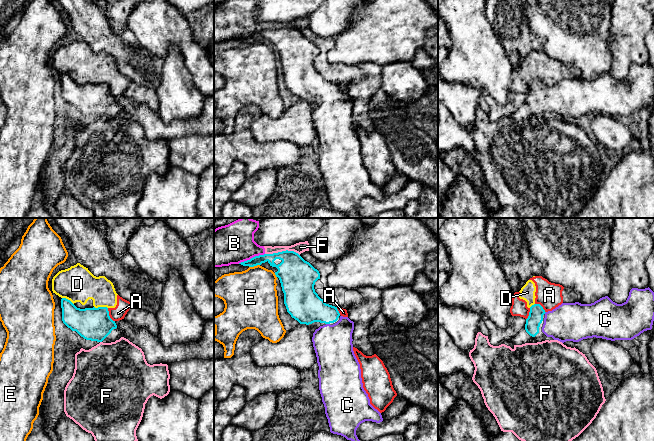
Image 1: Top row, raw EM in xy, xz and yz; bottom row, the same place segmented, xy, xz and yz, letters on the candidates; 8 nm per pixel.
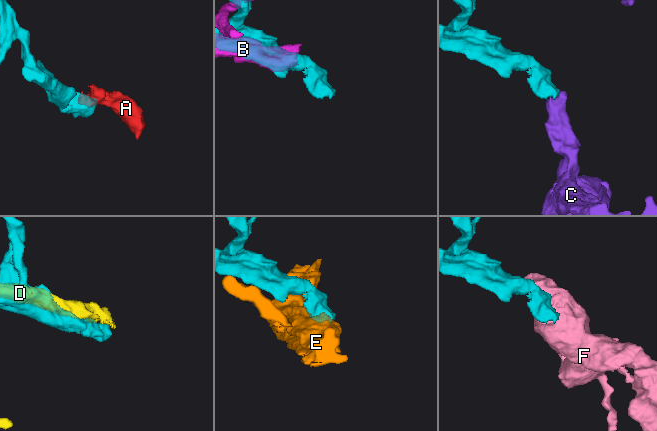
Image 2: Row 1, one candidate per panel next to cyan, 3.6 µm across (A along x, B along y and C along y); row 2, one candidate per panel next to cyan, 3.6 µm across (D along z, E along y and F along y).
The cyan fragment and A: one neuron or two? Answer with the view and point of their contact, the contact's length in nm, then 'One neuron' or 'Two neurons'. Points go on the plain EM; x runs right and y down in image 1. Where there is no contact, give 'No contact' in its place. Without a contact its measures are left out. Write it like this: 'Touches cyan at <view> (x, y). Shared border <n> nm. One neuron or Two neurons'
Touches cyan at xy (108, 91). Shared border 130 nm. Two neurons

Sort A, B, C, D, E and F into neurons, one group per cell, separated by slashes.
A D / B F / C / E

